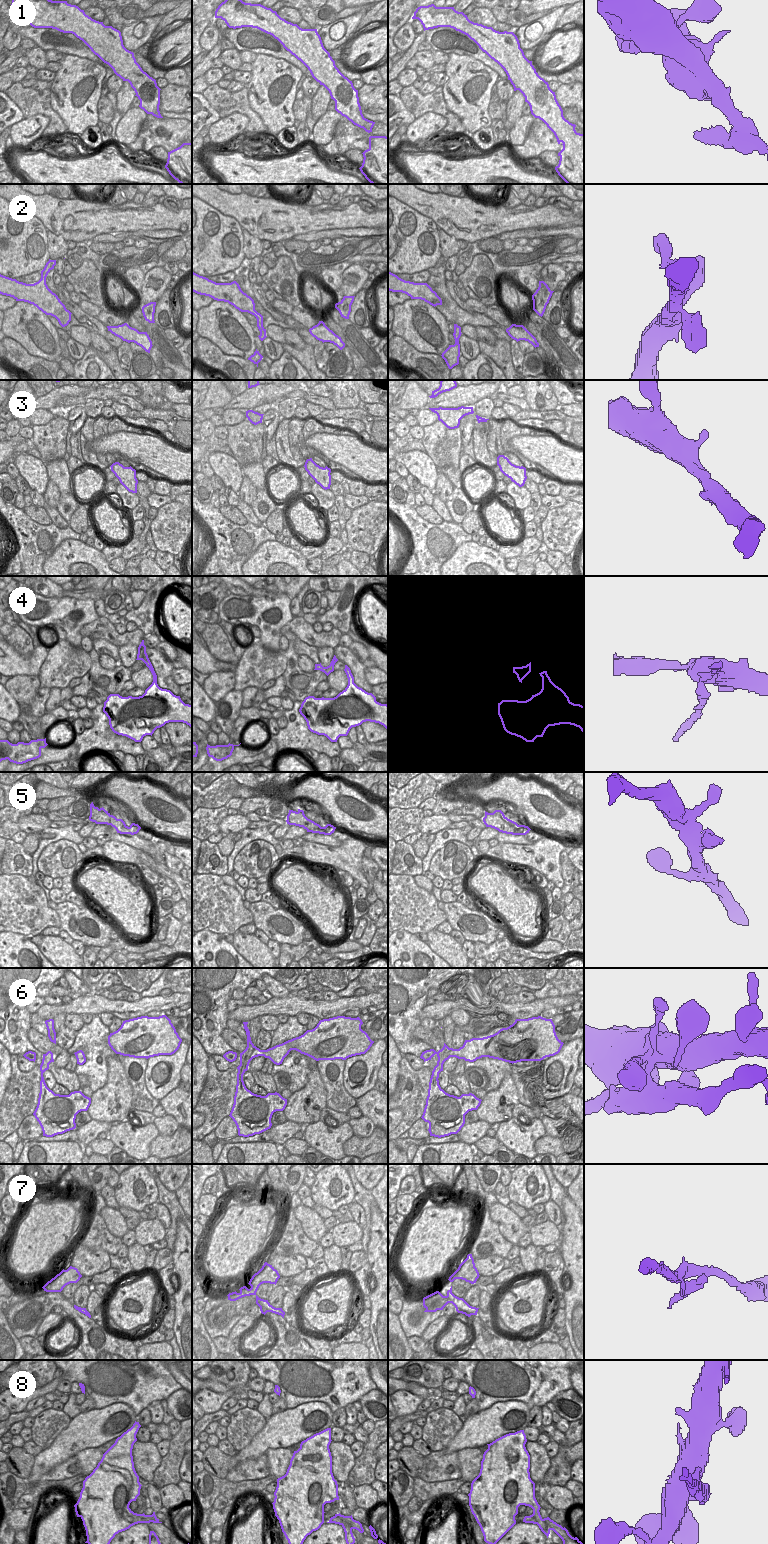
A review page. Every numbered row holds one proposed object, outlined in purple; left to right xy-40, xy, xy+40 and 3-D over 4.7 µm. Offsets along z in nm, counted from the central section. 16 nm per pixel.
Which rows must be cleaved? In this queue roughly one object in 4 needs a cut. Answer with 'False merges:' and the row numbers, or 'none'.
False merges: 1, 6, 8

